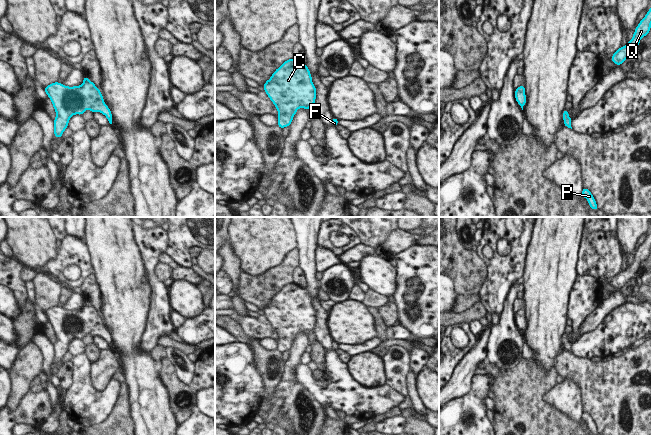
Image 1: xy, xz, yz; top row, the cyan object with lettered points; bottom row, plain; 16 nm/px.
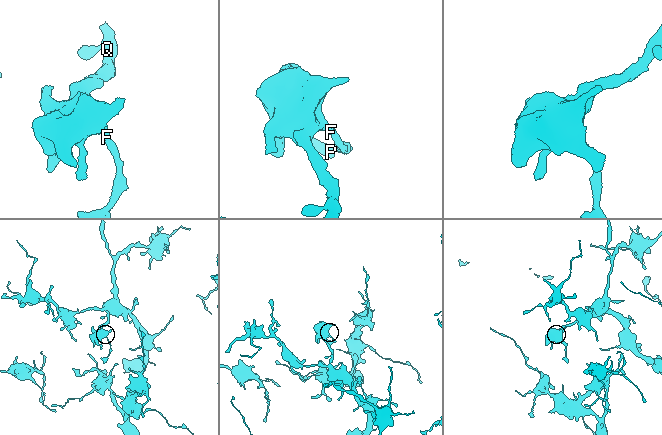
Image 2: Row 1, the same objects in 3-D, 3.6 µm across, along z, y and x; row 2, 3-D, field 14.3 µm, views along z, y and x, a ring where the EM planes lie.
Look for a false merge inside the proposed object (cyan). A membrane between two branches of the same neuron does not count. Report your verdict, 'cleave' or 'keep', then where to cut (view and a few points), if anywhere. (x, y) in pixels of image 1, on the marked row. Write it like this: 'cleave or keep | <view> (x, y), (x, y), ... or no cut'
keep | no cut

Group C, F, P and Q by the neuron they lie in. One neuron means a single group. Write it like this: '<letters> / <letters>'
C F P Q

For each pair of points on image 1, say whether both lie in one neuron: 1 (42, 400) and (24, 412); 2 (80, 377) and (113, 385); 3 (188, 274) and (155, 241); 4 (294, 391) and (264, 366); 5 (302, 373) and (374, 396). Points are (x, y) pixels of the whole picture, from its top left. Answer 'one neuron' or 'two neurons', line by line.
1: one neuron
2: one neuron
3: two neurons
4: two neurons
5: one neuron

